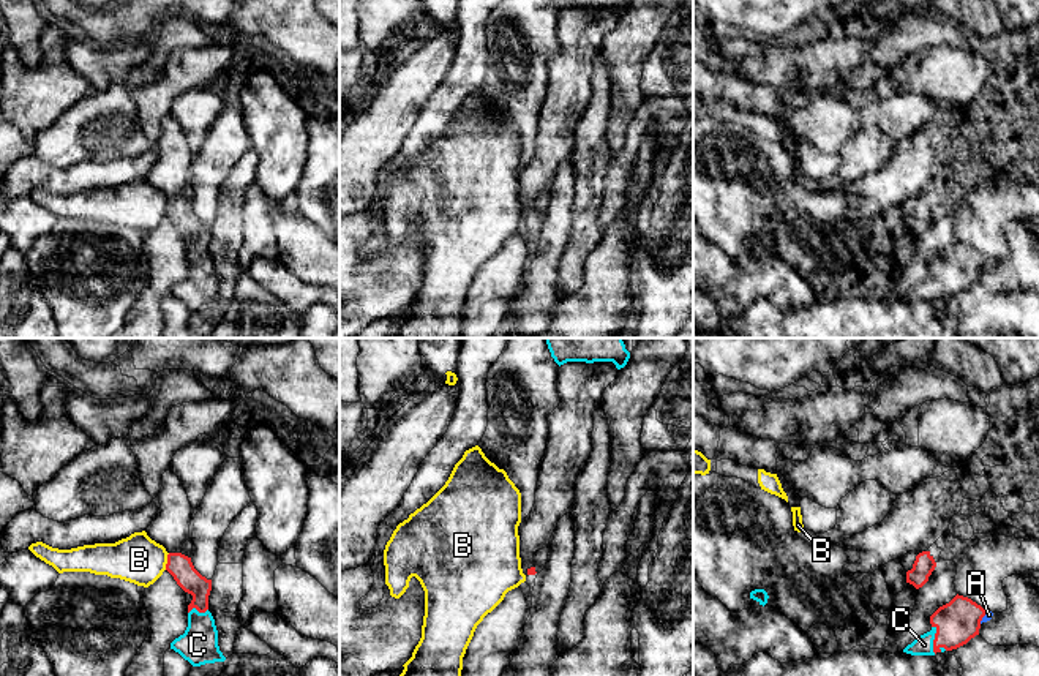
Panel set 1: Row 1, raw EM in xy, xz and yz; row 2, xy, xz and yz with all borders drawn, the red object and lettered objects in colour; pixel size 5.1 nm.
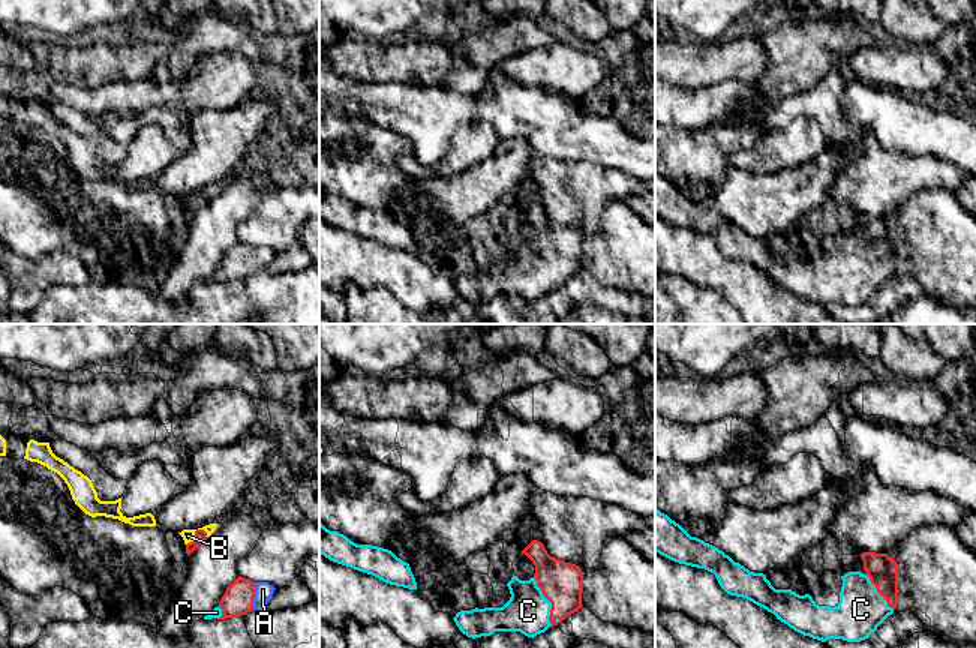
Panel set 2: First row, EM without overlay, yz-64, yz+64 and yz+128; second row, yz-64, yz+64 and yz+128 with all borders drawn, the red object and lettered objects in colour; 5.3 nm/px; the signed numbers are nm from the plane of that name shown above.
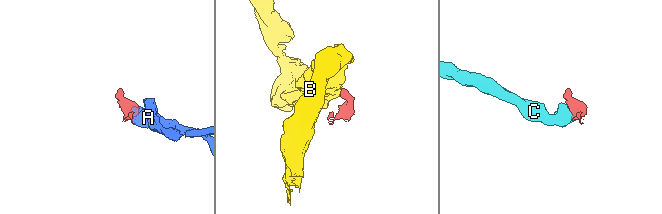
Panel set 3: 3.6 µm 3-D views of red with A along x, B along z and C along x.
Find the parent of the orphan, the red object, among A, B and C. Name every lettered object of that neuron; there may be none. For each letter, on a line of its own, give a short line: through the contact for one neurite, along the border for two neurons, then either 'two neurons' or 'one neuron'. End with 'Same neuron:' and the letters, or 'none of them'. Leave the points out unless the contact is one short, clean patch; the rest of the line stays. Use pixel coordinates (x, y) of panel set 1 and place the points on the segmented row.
A: line yz (959, 621), (963, 616), (982, 616), (989, 615); one neuron
B: line xy (169, 553), (165, 569); two neurons
C: line yz (959, 621), (943, 637), (933, 640), (924, 645); one neuron
Same neuron: A, C

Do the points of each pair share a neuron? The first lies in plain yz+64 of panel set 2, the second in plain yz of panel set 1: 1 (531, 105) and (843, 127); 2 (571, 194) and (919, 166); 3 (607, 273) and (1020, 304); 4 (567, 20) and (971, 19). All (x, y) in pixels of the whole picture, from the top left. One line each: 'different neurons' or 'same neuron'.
1: same neuron
2: different neurons
3: different neurons
4: same neuron

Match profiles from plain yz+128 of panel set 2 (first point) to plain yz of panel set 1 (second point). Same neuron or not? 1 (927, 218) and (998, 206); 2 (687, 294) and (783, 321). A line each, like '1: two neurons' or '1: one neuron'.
1: two neurons
2: one neuron

